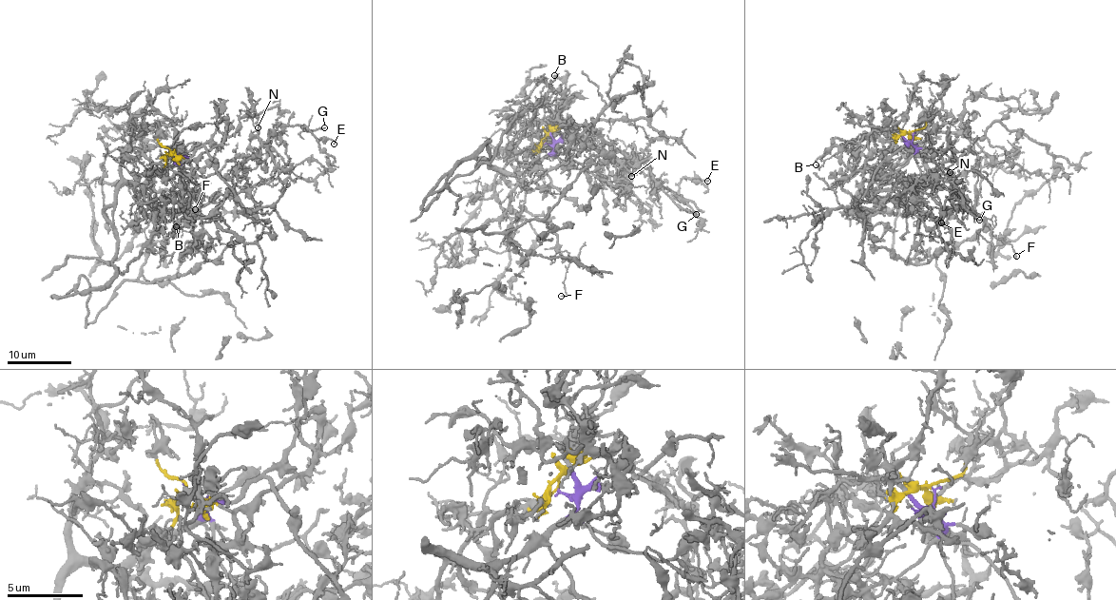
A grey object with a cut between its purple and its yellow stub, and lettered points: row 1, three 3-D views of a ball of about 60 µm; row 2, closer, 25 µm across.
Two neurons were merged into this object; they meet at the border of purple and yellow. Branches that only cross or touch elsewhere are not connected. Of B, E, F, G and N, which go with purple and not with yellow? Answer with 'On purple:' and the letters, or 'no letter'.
On purple: F

